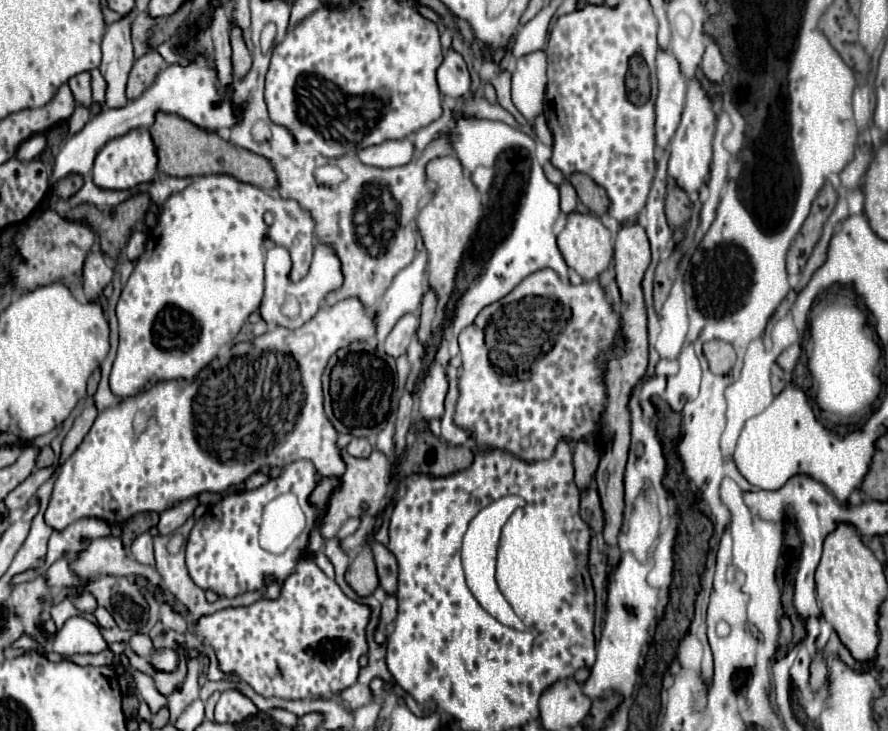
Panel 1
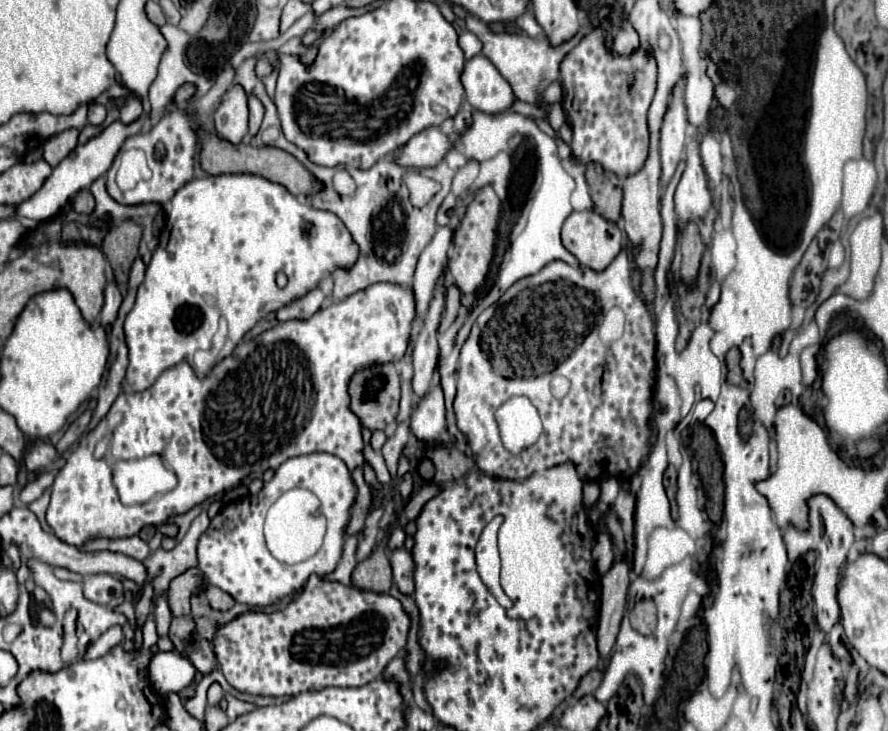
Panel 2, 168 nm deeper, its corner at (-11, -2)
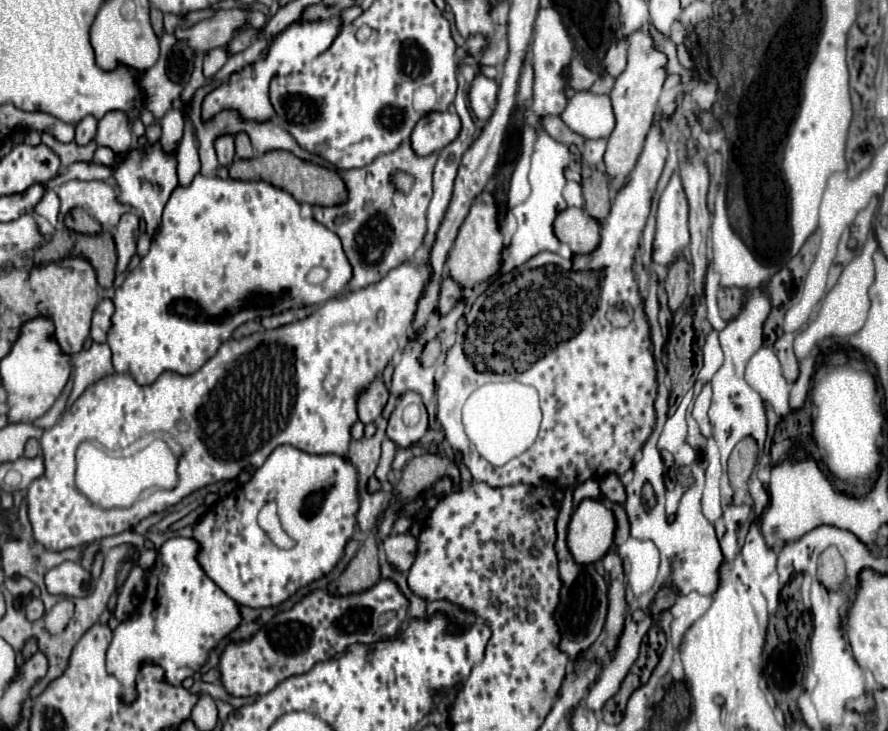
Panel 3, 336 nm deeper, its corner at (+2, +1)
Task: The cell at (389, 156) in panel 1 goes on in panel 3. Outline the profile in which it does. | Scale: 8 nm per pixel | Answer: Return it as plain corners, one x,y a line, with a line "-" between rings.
452,108
446,112
432,112
416,124
416,130
412,132
412,148
420,156
438,152
456,140
460,128
460,116

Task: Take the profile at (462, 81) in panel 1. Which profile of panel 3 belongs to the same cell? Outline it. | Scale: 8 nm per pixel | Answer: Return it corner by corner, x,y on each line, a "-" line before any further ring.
476,76
468,88
468,98
470,98
470,108
474,116
480,122
486,122
494,108
496,108
496,96
498,96
498,82
490,80
486,76

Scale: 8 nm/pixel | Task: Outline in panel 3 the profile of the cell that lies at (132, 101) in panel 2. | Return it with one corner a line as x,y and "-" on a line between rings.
112,112
106,114
98,122
98,134
96,134
96,144
110,148
114,154
122,154
130,148
132,136
130,136
130,126
124,114

